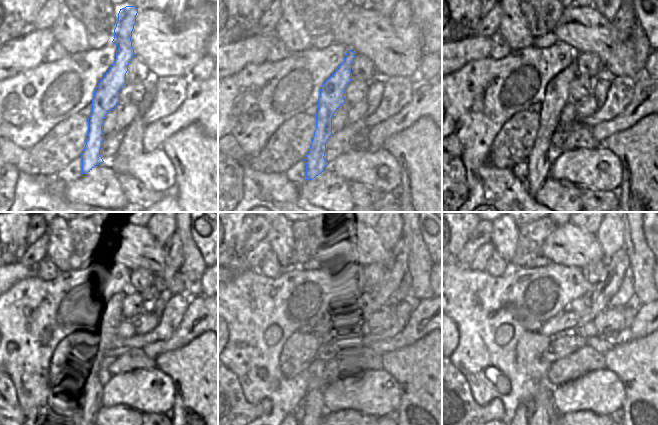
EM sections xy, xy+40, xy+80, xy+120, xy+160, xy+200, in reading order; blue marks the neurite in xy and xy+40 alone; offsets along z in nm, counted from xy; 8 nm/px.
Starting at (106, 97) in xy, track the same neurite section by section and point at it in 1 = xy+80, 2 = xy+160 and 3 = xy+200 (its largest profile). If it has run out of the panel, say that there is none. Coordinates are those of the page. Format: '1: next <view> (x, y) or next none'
1: next xy+80 (539, 164)
2: next xy+160 (313, 409)
3: next xy+200 (543, 402)

